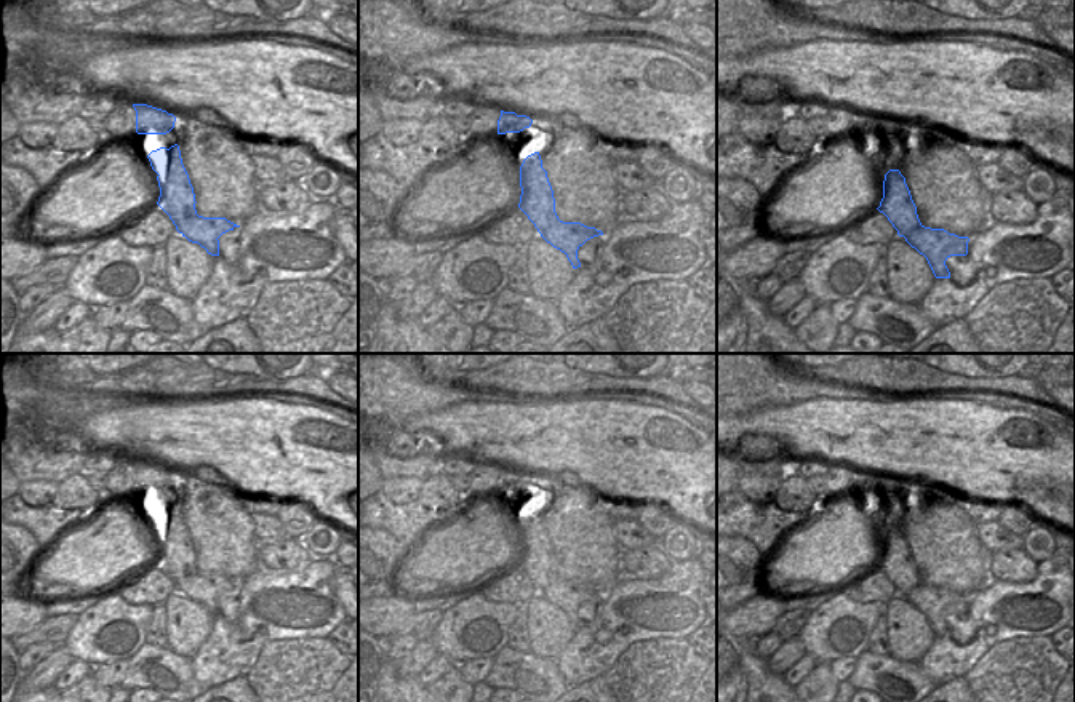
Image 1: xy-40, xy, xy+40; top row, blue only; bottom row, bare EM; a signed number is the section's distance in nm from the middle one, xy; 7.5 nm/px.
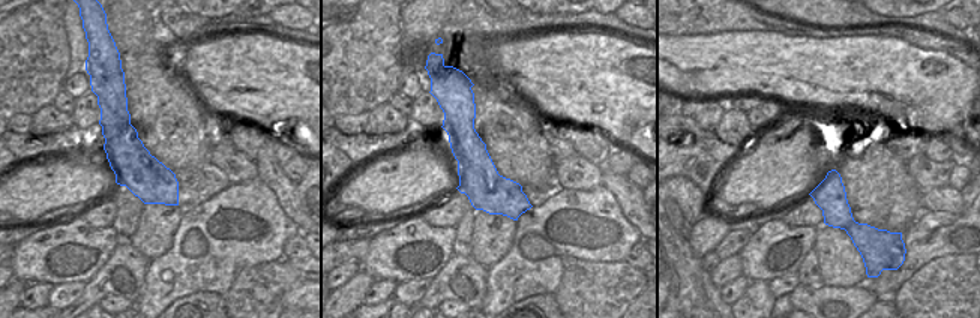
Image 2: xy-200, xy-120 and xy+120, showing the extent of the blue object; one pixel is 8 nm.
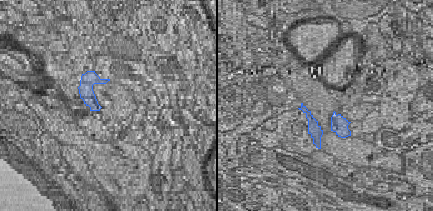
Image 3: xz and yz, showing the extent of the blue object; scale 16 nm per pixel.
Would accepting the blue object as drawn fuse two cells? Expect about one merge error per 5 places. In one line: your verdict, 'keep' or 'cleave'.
cleave

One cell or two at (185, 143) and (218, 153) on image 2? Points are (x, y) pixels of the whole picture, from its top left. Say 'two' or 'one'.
two

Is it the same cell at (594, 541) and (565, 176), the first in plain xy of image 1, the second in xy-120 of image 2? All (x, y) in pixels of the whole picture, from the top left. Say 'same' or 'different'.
different

